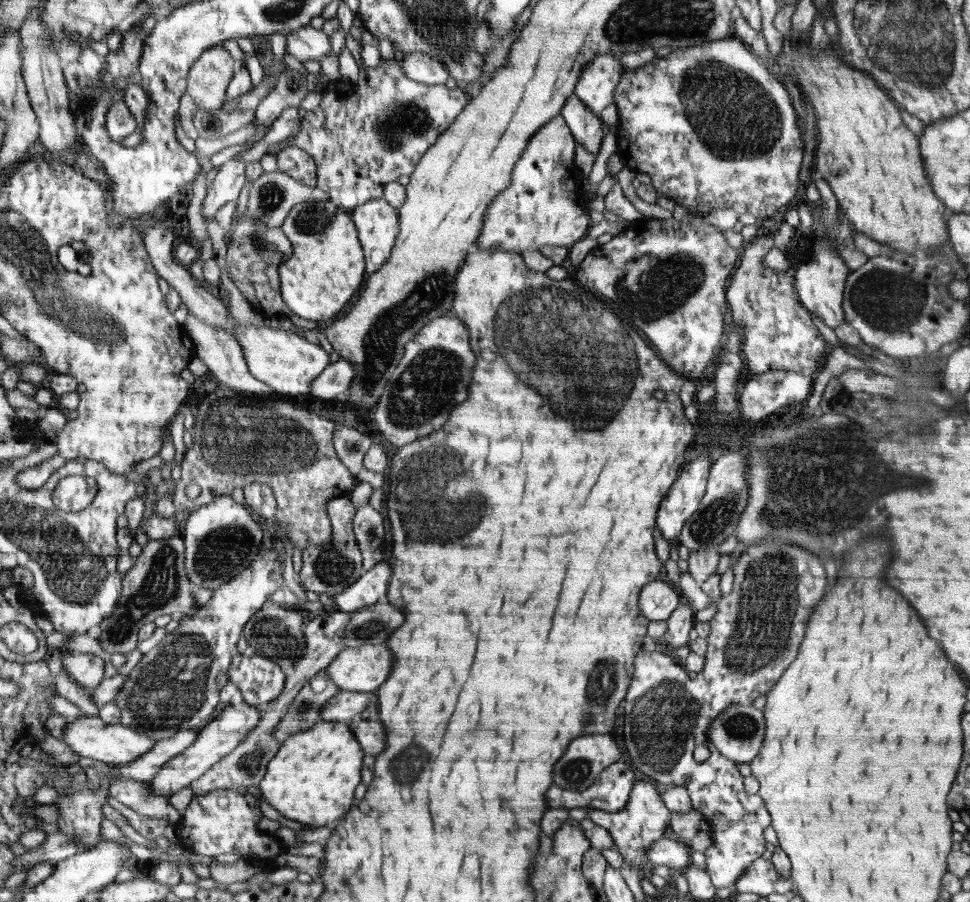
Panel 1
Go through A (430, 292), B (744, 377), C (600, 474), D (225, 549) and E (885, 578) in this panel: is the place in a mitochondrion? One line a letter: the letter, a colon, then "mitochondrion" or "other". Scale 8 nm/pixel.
A: mitochondrion
B: other
C: other
D: mitochondrion
E: other

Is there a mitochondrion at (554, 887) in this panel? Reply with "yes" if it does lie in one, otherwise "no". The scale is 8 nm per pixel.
yes

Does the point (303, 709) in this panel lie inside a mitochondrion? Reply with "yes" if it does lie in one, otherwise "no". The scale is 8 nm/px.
yes

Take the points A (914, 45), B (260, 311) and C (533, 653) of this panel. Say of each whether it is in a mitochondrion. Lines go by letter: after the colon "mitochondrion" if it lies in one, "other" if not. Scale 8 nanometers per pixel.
A: mitochondrion
B: other
C: other

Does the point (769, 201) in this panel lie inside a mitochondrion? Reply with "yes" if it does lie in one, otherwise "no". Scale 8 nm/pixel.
no

